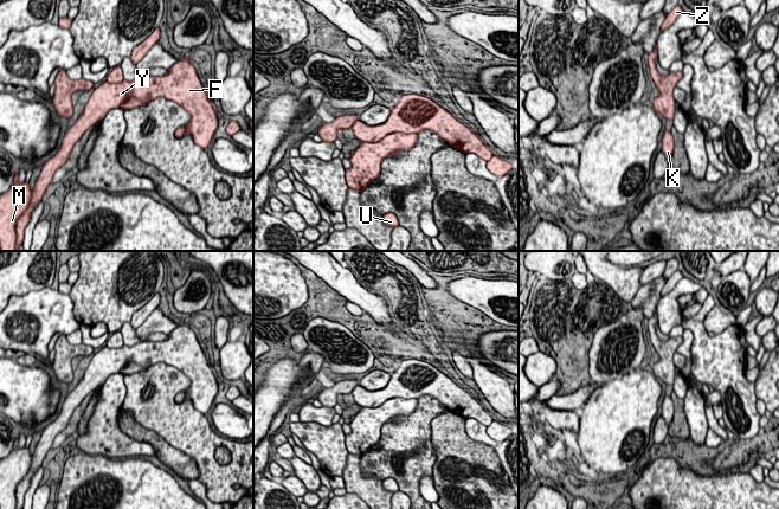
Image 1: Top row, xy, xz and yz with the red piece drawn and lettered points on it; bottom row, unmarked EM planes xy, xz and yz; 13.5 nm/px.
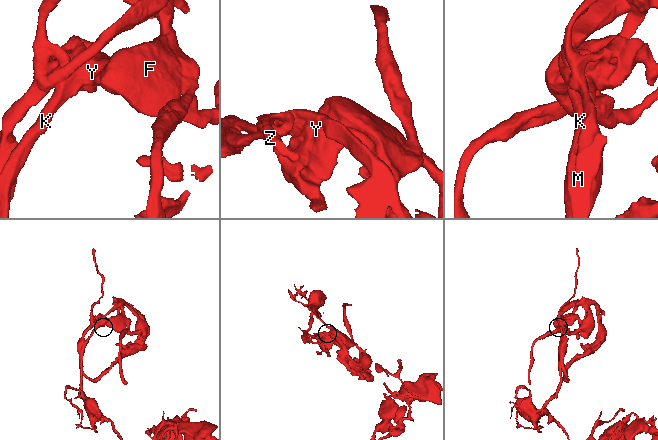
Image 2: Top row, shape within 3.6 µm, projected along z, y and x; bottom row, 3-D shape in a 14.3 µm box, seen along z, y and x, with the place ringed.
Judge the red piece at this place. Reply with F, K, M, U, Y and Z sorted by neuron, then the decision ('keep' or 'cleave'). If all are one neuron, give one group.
F K M U Y Z | keep

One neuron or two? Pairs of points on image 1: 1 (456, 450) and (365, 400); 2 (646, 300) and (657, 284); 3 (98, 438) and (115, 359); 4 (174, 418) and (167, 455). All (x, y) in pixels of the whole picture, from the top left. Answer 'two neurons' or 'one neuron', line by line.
1: two neurons
2: one neuron
3: two neurons
4: two neurons

